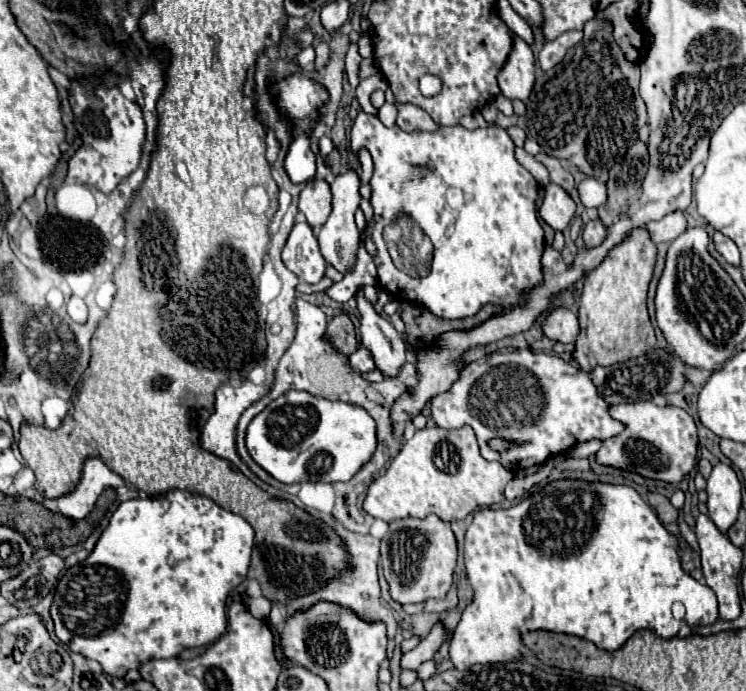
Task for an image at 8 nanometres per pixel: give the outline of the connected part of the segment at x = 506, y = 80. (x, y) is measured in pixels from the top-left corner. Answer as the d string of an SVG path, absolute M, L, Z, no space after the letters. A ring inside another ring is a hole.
M514 35L512 51L498 73L498 83L508 99L526 101L534 87L534 55L526 41Z

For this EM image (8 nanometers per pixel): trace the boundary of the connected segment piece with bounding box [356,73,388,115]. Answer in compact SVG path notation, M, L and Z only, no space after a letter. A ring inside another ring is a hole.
M381 73L361 80L360 83L358 83L358 87L356 87L356 99L358 99L358 103L362 105L362 111L364 111L364 113L370 113L370 115L378 113L378 111L372 107L372 103L370 103L370 95L375 90L380 89L385 91L387 88L388 83Z

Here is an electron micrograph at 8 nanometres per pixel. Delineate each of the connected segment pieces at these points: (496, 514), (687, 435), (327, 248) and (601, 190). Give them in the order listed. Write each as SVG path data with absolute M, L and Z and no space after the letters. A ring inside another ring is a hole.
M560 479L560 481L546 483L540 491L532 493L528 499L524 499L522 503L518 503L510 509L480 509L474 513L472 525L466 531L464 561L466 561L468 581L474 589L474 601L472 601L472 605L468 605L464 609L462 619L460 619L456 631L450 639L450 659L452 659L454 667L460 671L464 671L476 663L502 663L502 661L520 659L520 647L522 647L520 635L524 631L532 631L536 627L560 631L560 633L570 633L570 635L588 639L600 649L616 651L616 647L622 647L640 629L652 629L652 631L656 631L658 637L672 639L678 635L682 625L696 627L696 625L712 625L718 621L718 601L716 601L714 591L708 585L702 585L696 579L692 579L688 573L684 573L682 563L680 563L680 555L678 555L678 539L670 531L666 531L666 527L660 523L654 507L648 505L640 497L640 493L630 485L612 485L612 483L600 483L600 481L598 483L586 483L582 479ZM676 601L680 601L686 607L684 619L672 617L672 603L676 603Z
M640 401L612 407L612 417L626 423L626 429L620 435L602 441L602 447L596 453L598 463L620 469L634 469L644 477L662 479L668 483L678 483L686 473L694 469L698 433L694 419L684 409L670 405L656 407L650 401Z
M346 169L340 175L334 177L334 181L330 183L332 189L332 213L326 221L326 225L318 231L318 243L320 243L320 253L326 259L326 263L330 263L332 267L336 267L340 273L346 273L354 267L356 261L356 249L358 249L358 237L360 231L354 223L354 213L360 205L360 177L354 169Z
M586 177L578 185L578 191L584 207L600 207L602 203L606 203L606 185L594 177Z

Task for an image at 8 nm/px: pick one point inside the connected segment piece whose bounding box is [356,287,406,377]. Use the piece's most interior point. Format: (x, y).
(387, 347)

